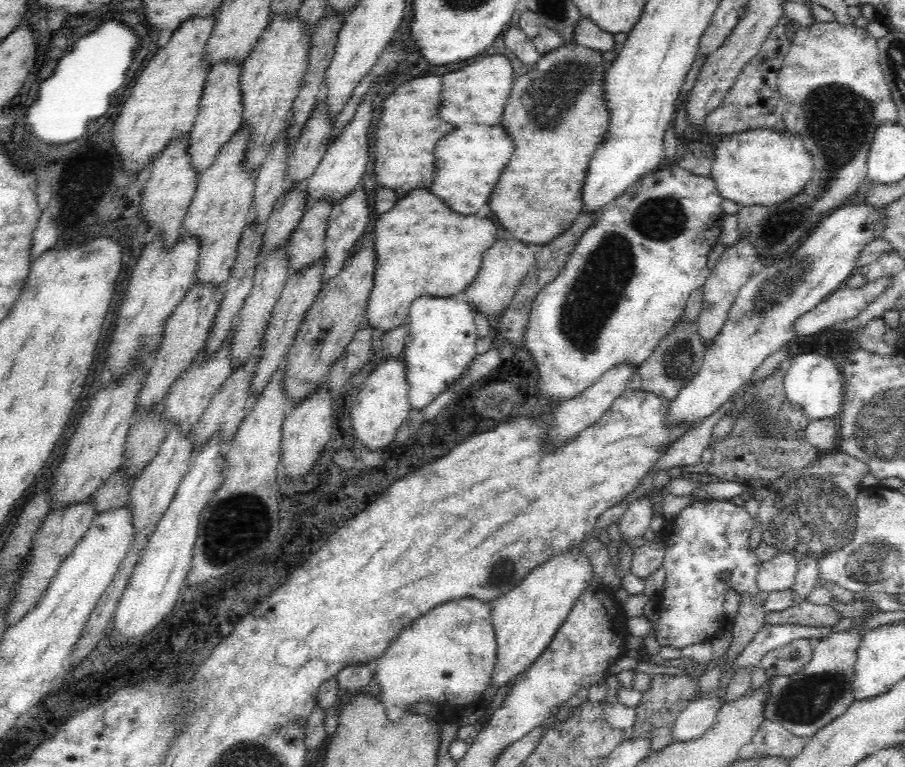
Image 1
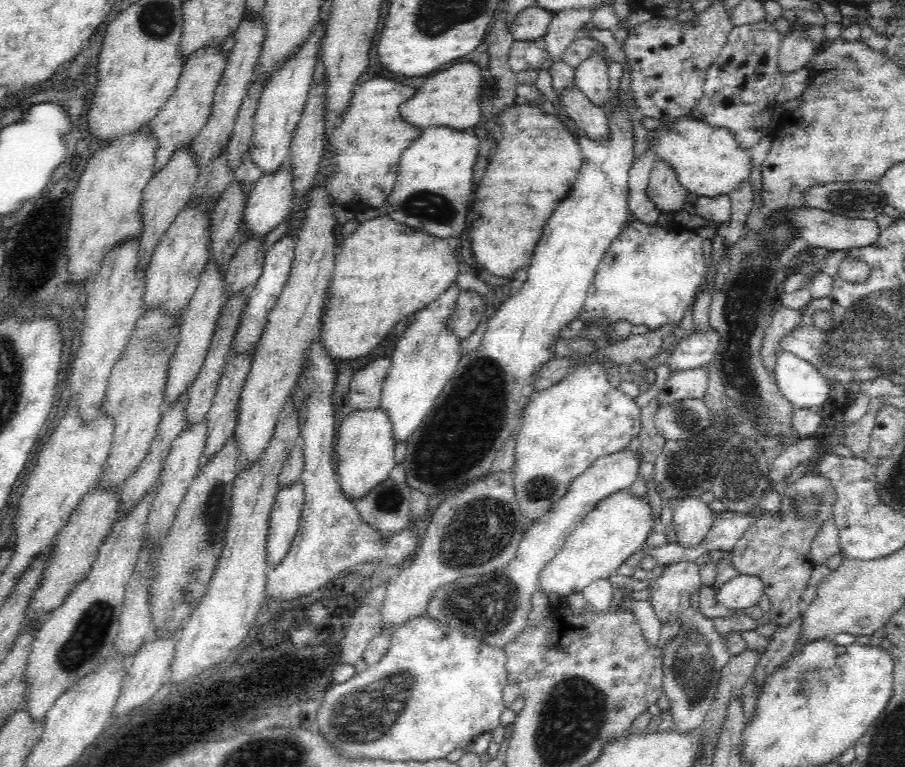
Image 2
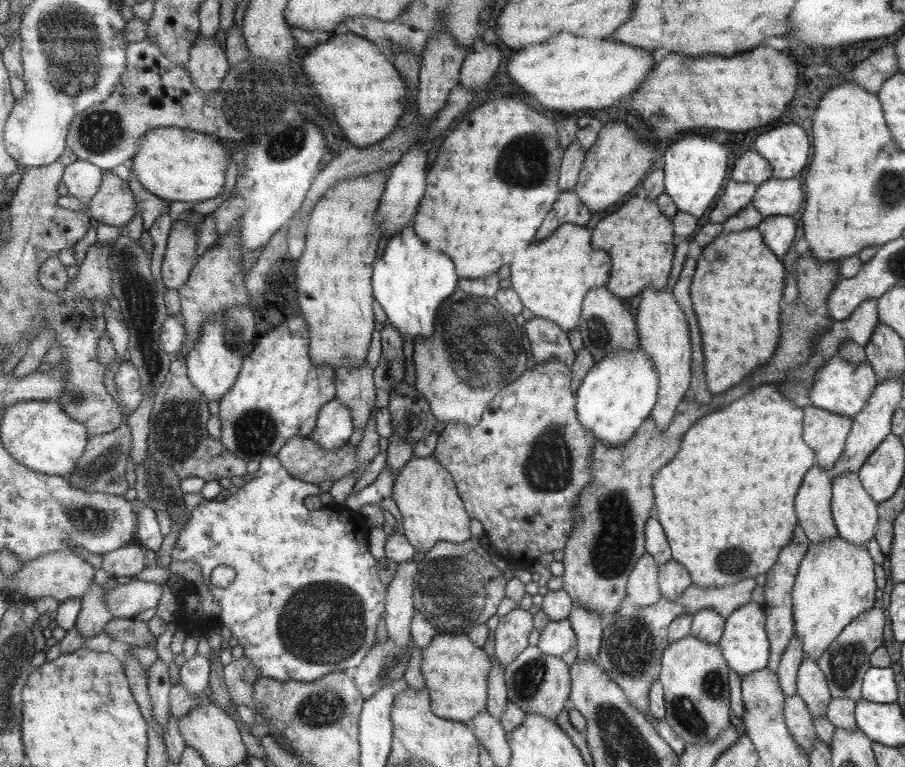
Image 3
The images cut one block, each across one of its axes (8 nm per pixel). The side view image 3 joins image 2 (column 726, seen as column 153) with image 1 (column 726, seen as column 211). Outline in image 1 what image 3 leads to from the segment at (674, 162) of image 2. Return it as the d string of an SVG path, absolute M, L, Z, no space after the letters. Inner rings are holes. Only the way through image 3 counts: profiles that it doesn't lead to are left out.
M756 129L730 134L716 148L716 159L712 164L712 178L720 195L733 200L740 207L766 206L770 208L774 204L784 204L786 200L790 200L790 196L798 196L798 192L802 192L810 176L814 176L814 158L806 152L802 135L788 131L780 133L771 129Z

